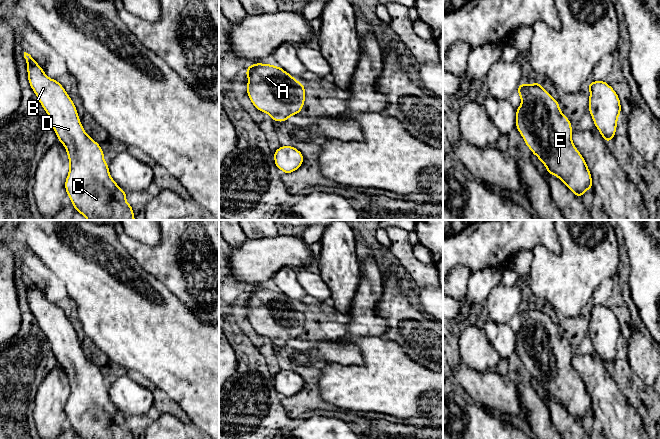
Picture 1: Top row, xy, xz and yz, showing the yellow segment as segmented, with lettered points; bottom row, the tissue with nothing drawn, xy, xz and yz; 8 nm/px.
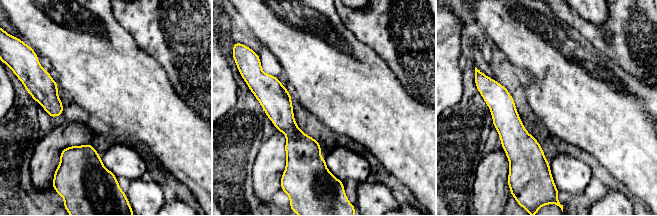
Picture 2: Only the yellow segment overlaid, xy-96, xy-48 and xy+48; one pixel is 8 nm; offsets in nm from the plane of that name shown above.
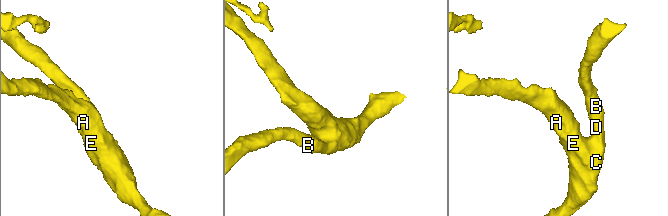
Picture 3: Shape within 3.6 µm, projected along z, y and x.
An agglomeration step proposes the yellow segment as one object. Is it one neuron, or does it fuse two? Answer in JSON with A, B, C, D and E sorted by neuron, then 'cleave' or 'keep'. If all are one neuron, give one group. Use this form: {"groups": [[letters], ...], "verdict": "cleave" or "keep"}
{"groups": [["A", "B", "C", "D", "E"]], "verdict": "keep"}

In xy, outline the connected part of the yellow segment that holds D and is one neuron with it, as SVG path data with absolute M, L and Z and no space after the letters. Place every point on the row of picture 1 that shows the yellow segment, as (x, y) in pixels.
M24 52L28 82L51 120L69 158L65 190L75 210L87 220L135 220L126 194L112 179L101 146L88 136L77 109L58 80L46 76Z

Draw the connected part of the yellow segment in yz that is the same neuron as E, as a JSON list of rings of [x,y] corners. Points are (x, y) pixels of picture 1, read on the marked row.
[[[540,82],[534,84],[521,83],[516,92],[521,97],[521,105],[516,111],[516,129],[520,132],[525,144],[545,165],[549,174],[559,178],[578,198],[592,189],[592,176],[581,153],[576,149],[572,141],[572,126],[570,120],[561,112],[559,102],[548,91],[544,90]]]

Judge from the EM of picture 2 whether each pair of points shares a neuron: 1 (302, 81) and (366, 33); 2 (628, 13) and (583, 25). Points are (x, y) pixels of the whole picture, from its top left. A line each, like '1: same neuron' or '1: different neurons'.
1: different neurons
2: same neuron

